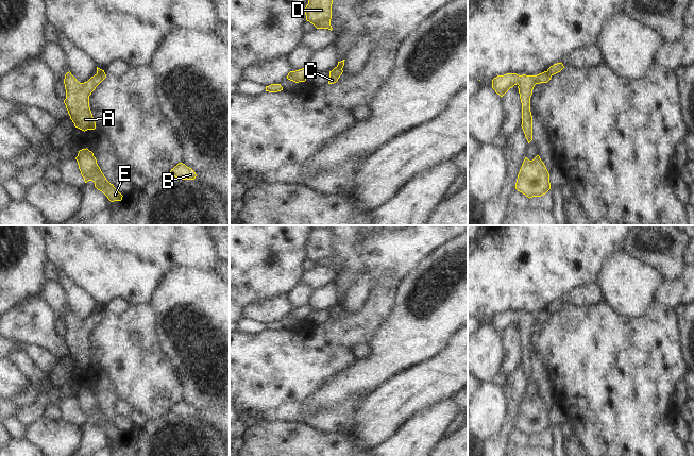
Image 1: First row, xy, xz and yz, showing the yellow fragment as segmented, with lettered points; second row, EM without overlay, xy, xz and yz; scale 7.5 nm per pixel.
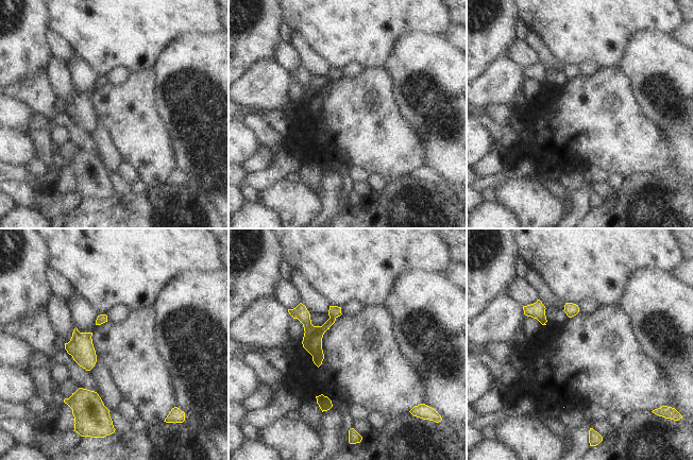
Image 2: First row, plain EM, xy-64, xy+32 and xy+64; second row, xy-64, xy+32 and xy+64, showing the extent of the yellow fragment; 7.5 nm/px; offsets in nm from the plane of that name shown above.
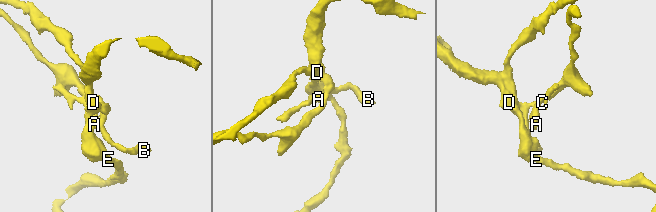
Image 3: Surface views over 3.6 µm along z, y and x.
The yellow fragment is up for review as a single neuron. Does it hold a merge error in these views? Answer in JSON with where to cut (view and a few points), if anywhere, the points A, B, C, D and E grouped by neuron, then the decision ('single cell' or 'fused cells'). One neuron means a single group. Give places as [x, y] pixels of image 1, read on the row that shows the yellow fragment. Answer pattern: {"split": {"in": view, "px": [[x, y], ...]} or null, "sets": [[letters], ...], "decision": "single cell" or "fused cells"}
{"split": {"in": "yz", "px": [[546, 71], [551, 76]]}, "sets": [["A", "B", "D", "E"], ["C"]], "decision": "fused cells"}

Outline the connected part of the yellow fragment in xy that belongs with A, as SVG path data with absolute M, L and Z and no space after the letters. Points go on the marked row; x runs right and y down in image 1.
M70 71L65 74L66 99L64 103L74 126L84 132L96 129L89 107L89 96L105 78L106 74L102 71L91 77L87 82L80 83Z

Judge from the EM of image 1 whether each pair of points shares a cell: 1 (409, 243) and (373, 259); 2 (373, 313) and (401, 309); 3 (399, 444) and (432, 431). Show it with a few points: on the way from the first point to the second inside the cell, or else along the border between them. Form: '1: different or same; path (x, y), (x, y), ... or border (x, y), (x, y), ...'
1: same; path (401, 251), (382, 253)
2: different; border (398, 286), (392, 308), (376, 331)
3: same; path (407, 444), (410, 444), (423, 432)

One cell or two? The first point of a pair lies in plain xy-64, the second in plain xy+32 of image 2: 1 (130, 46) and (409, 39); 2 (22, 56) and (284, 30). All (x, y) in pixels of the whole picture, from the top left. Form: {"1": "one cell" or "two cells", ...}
{"1": "two cells", "2": "two cells"}

